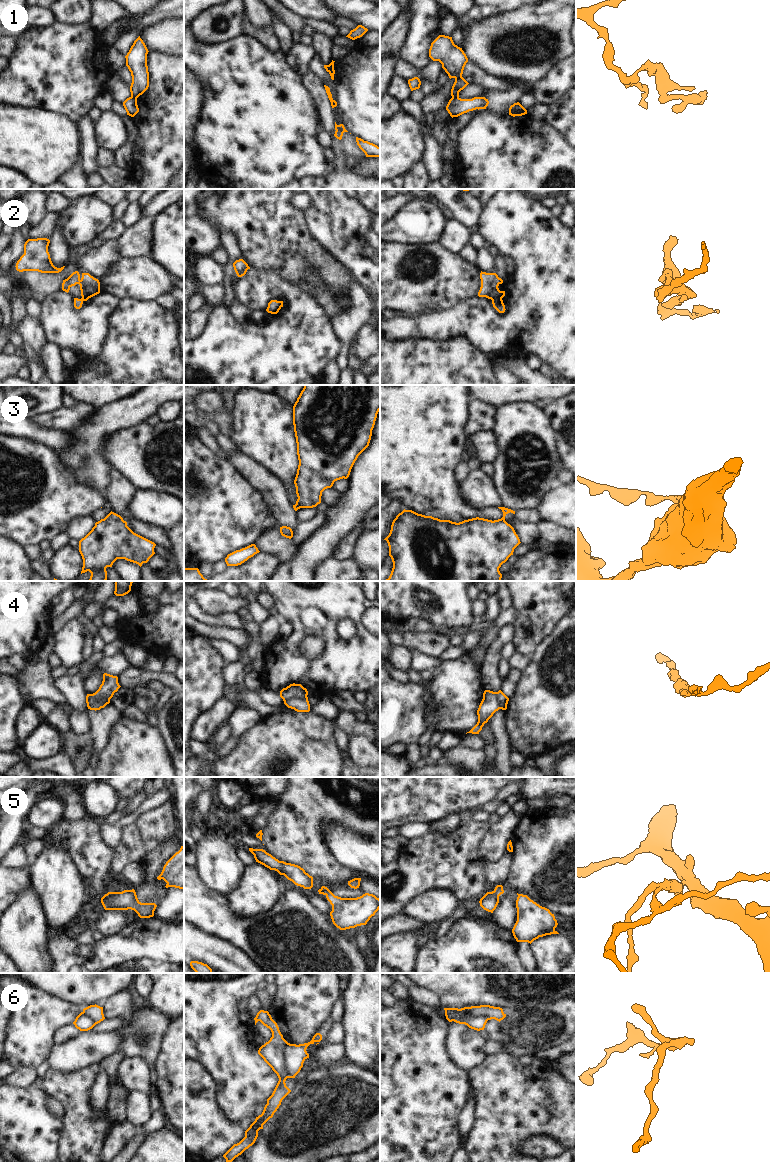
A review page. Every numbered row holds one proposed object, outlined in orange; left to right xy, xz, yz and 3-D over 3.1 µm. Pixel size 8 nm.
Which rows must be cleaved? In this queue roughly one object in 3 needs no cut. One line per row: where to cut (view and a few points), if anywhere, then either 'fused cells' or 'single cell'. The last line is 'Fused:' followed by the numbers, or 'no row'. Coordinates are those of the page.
1: cut yz (452, 97), (458, 98); fused cells
2: cut yz (501, 298), (492, 300); fused cells
3: cut yz (500, 519), (504, 521); fused cells
4: cut xz (306, 695), (291, 697), (284, 702); fused cells
5: cut none; single cell
6: cut xz (287, 1042), (283, 1049), (283, 1057), (284, 1070), (288, 1077); fused cells
Fused: 1, 2, 3, 4, 6

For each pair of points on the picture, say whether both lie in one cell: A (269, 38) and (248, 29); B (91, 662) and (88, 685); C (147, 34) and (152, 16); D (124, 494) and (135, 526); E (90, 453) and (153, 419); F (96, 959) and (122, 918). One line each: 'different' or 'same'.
A: same
B: same
C: different
D: same
E: different
F: different

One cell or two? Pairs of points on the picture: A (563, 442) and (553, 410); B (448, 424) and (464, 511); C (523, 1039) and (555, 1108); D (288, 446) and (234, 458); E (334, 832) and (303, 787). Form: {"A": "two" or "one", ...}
{"A": "one", "B": "one", "C": "two", "D": "two", "E": "two"}

